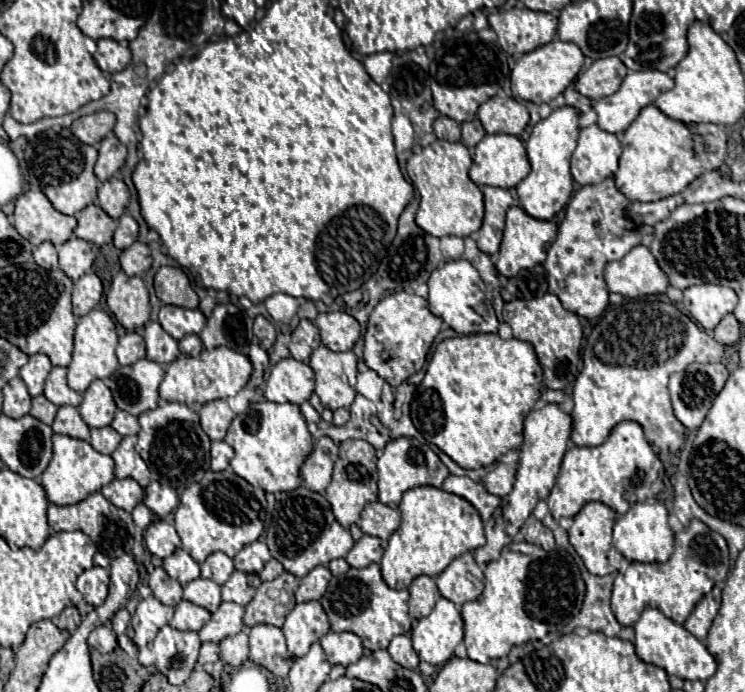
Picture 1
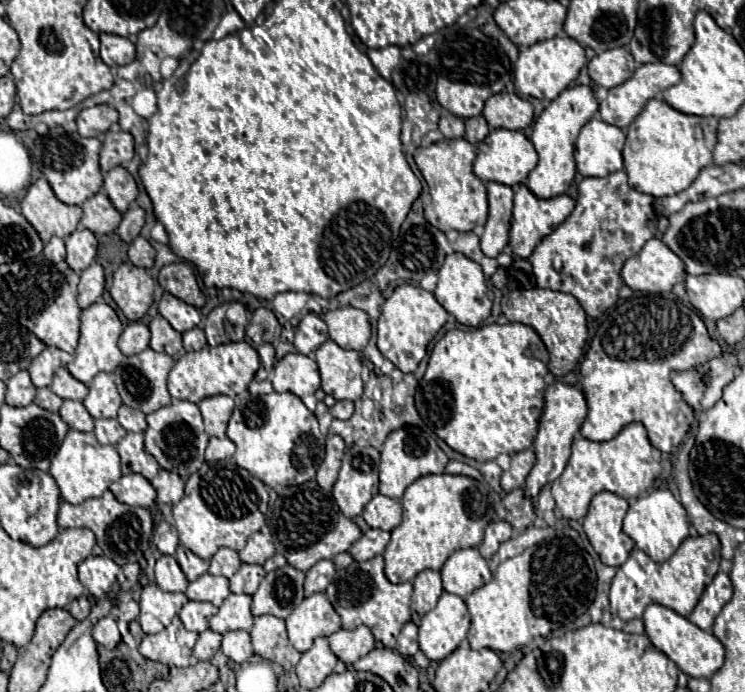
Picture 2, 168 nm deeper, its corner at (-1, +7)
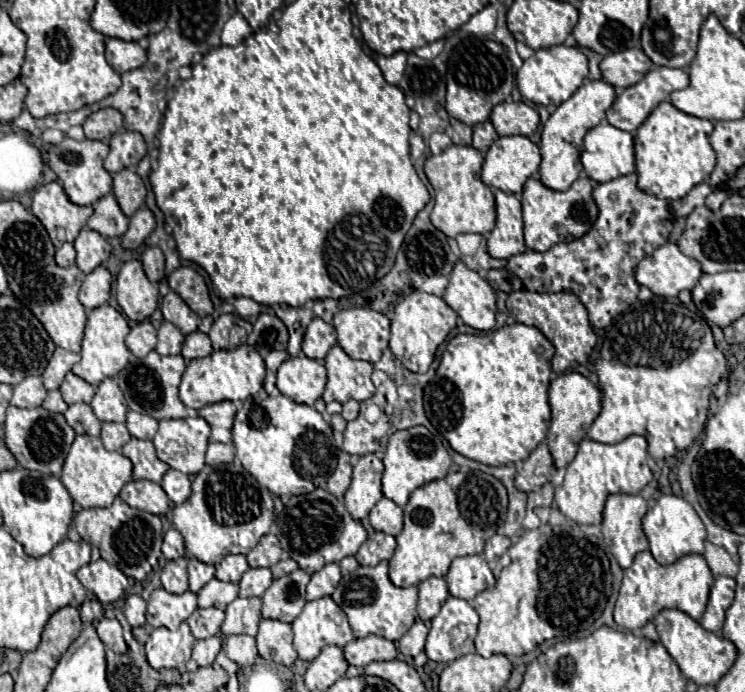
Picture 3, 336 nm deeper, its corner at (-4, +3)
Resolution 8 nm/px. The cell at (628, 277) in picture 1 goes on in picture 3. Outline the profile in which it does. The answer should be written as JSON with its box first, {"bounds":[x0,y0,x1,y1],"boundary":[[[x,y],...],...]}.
{"bounds":[636,241,700,297],"boundary":[[[670,241],[636,267],[636,281],[660,297],[676,297],[682,289],[690,291],[700,277],[700,263],[684,255],[678,245]]]}

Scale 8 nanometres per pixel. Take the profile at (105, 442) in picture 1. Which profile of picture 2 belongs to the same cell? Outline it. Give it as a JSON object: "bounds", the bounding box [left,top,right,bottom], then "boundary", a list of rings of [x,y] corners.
{"bounds":[95,419,125,445],"boundary":[[[97,419],[95,421],[95,435],[101,445],[115,445],[125,437],[125,429],[119,425],[117,419]]]}

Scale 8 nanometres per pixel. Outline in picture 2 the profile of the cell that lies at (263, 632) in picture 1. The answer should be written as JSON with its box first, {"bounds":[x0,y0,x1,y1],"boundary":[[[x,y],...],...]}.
{"bounds":[251,615,301,673],"boundary":[[[273,615],[255,617],[251,629],[251,643],[253,651],[273,663],[279,663],[287,673],[297,665],[301,653],[289,643],[285,621]]]}

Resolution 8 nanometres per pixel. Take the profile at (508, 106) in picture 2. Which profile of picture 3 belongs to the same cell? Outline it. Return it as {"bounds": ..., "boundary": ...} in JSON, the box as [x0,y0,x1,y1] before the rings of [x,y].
{"bounds":[490,101,540,135],"boundary":[[[504,101],[494,107],[490,115],[492,125],[496,127],[498,135],[532,135],[538,129],[540,117],[538,113],[526,103]]]}

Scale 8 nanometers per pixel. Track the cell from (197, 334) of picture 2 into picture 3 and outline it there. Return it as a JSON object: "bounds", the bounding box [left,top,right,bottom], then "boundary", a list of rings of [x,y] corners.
{"bounds":[182,331,212,361],"boundary":[[[194,331],[190,335],[186,335],[186,341],[184,341],[184,349],[182,349],[182,357],[192,361],[192,359],[198,359],[198,357],[206,357],[212,353],[212,343],[210,343],[210,337],[202,331]]]}

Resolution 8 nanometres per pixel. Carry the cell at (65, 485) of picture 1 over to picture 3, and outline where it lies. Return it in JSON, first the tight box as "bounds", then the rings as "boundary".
{"bounds":[62,435,132,507],"boundary":[[[76,435],[70,453],[64,461],[62,469],[62,483],[72,495],[72,499],[82,507],[110,507],[112,501],[118,497],[120,489],[132,481],[132,461],[118,451],[106,451],[100,437],[84,437]]]}

